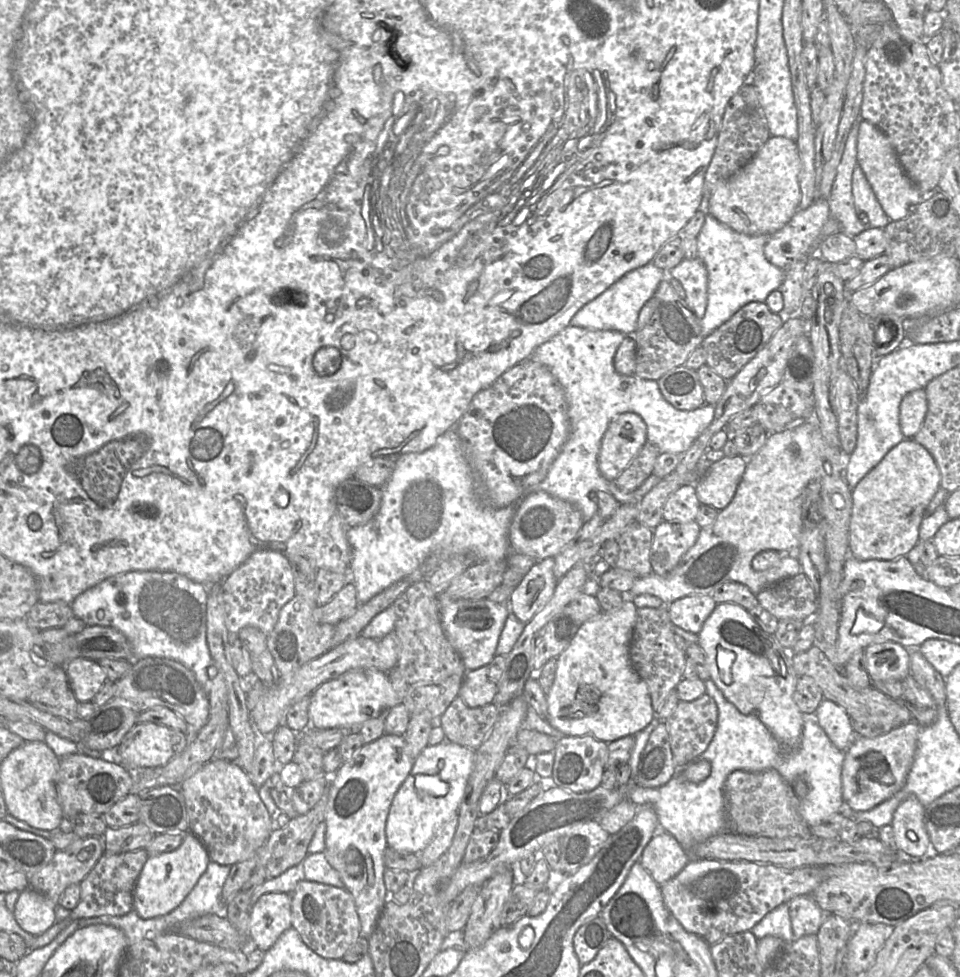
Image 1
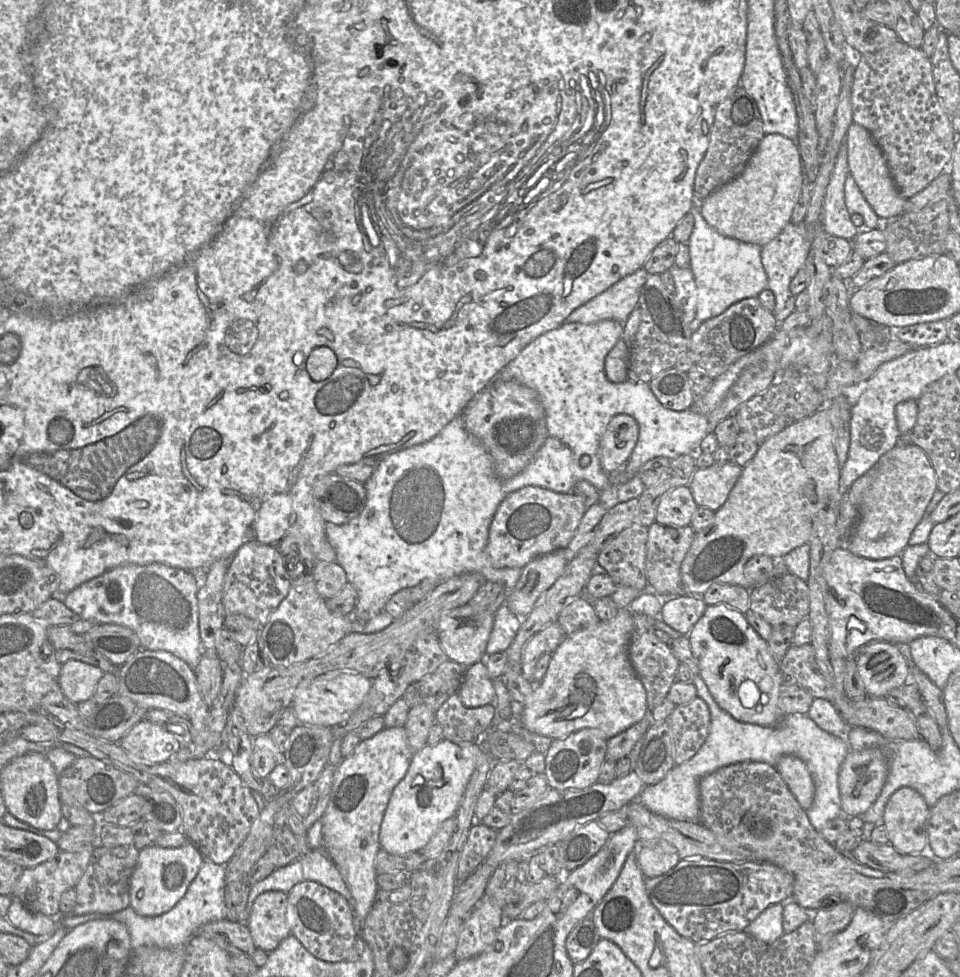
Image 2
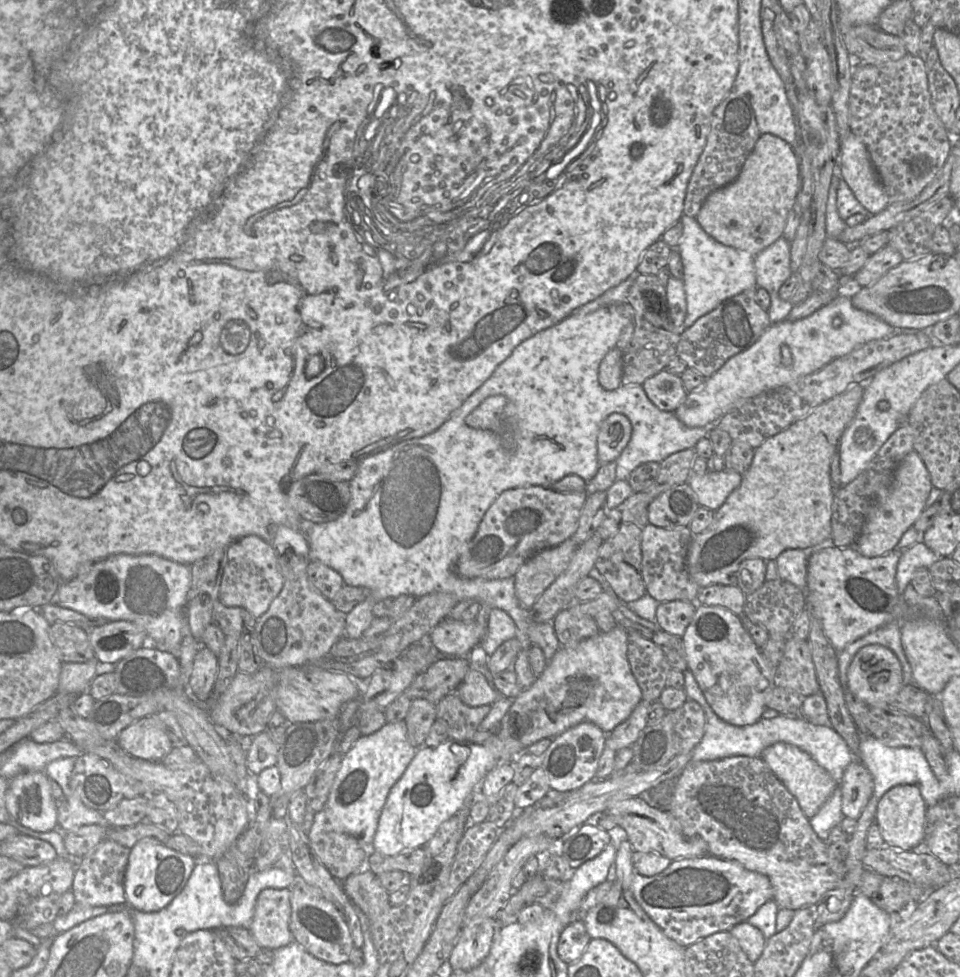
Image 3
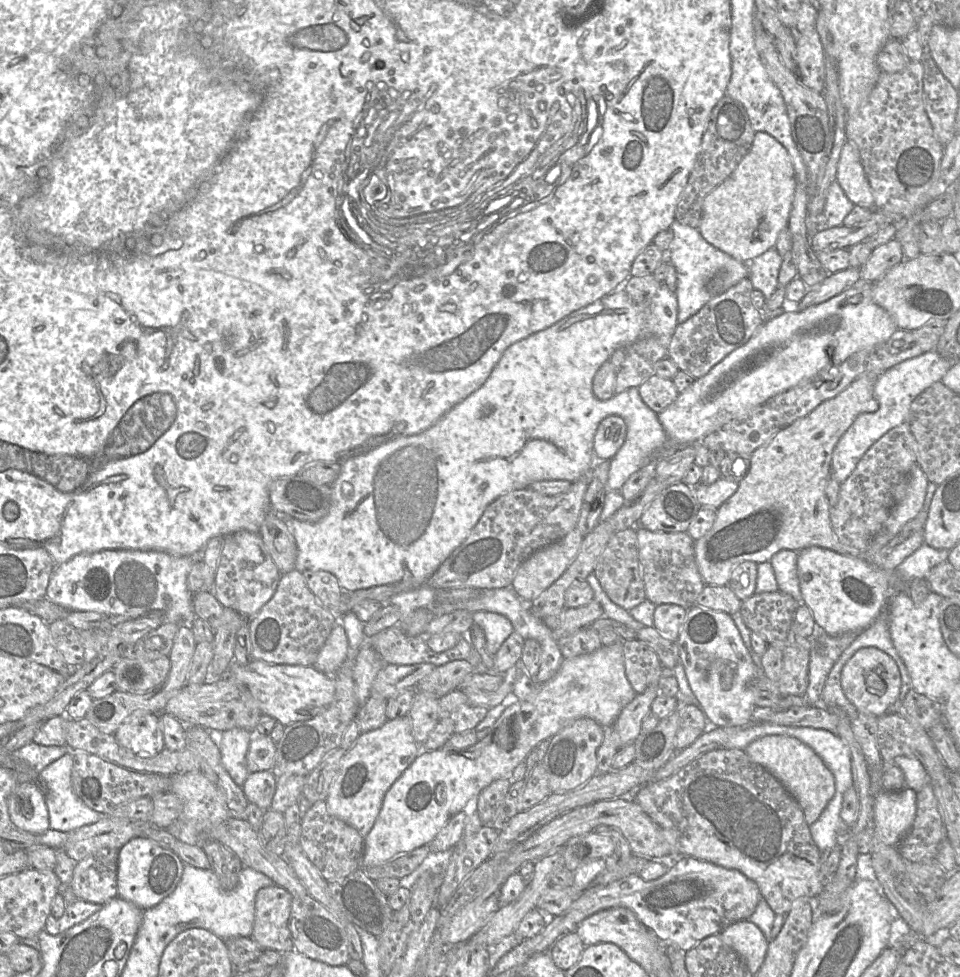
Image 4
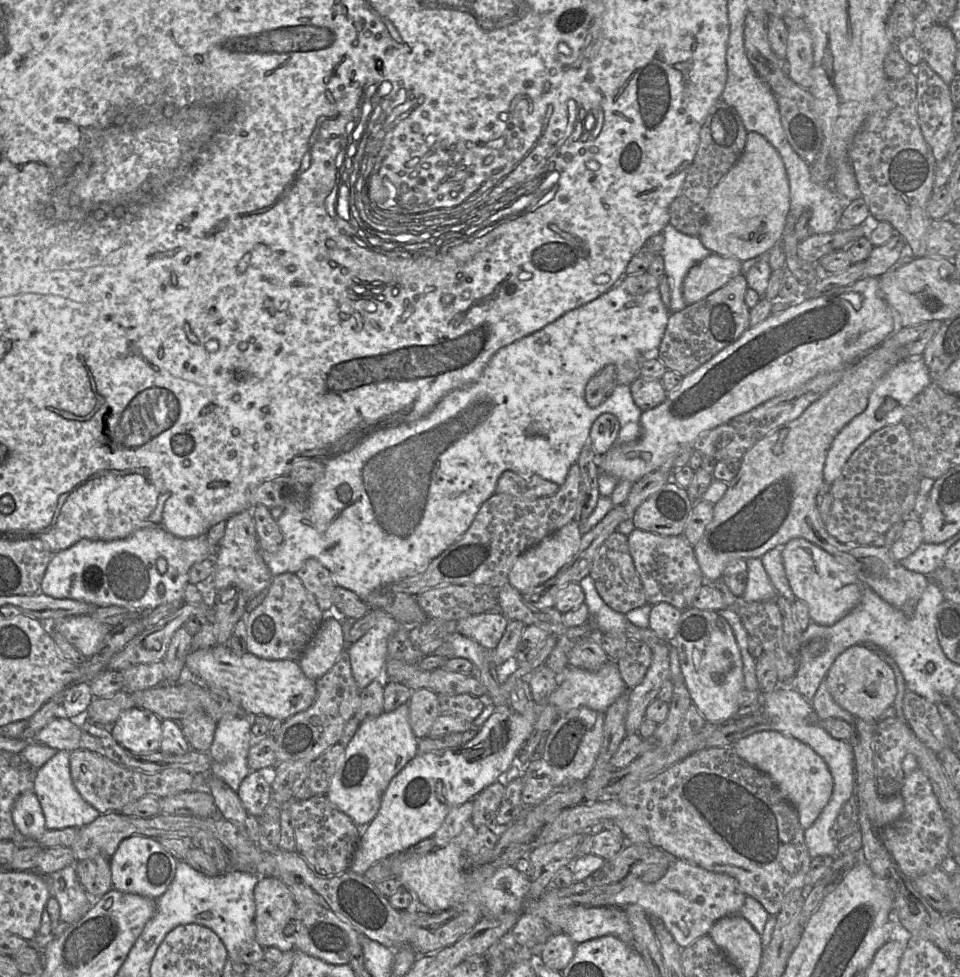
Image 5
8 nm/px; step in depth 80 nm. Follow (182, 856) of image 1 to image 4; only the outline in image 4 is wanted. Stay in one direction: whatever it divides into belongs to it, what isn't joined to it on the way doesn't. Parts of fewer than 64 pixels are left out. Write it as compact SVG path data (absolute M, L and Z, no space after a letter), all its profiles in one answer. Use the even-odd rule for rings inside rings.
M135 837L119 850L117 887L118 896L148 909L159 904L179 884L185 863L171 849L164 848L148 837Z

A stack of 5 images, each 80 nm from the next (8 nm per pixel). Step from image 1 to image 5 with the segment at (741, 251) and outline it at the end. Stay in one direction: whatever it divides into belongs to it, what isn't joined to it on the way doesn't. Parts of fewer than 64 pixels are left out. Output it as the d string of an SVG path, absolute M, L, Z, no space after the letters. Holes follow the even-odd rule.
M667 224L662 233L665 242L660 253L664 258L664 272L672 289L670 312L684 309L688 304L683 298L683 281L692 266L711 255L699 236L689 236Z

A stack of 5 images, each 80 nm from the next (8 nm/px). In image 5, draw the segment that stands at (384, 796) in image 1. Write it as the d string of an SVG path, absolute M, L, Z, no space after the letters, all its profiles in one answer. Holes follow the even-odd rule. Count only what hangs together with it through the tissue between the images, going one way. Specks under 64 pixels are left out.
M403 704L394 711L384 711L361 722L331 780L327 798L361 829L377 815L382 796L393 777L417 756L418 739L410 726L409 714L409 705Z

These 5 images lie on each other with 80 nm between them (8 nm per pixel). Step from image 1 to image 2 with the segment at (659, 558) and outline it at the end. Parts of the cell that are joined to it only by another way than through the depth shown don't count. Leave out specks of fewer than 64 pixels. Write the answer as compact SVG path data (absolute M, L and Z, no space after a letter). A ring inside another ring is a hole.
M654 522L648 527L646 544L646 578L647 585L660 597L685 595L681 577L681 564L690 549L695 531L689 526L671 527Z

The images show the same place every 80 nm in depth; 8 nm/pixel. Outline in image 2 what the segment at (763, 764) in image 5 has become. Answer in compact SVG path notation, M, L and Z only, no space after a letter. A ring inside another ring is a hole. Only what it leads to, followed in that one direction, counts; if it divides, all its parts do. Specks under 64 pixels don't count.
M784 755L775 768L800 806L805 811L809 809L814 801L815 784L806 763L794 755Z

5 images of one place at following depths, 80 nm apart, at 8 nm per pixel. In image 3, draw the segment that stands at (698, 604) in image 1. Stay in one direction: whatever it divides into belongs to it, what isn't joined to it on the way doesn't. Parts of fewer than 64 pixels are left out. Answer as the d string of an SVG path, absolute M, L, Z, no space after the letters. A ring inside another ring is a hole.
M683 600L661 602L656 610L656 623L669 634L683 636L697 605L696 602Z

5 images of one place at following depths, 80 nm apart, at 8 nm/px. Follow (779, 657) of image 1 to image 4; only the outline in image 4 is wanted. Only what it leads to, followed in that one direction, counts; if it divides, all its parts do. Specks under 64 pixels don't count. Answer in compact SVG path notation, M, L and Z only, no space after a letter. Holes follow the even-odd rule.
M694 605L687 609L676 642L680 662L709 726L731 727L752 724L757 667L743 643L730 614Z

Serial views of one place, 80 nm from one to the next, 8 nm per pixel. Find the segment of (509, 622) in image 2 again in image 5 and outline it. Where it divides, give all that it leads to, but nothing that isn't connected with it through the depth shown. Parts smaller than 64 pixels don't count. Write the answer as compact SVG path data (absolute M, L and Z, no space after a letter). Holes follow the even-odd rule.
M488 611L456 621L456 632L475 640L488 650L495 650L509 620L499 611Z

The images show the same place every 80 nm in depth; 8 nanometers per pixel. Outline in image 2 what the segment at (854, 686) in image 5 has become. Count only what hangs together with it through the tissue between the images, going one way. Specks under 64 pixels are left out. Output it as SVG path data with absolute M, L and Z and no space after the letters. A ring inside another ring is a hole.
M880 641L863 649L856 659L857 672L868 696L885 697L894 688L909 682L904 656L889 642Z

